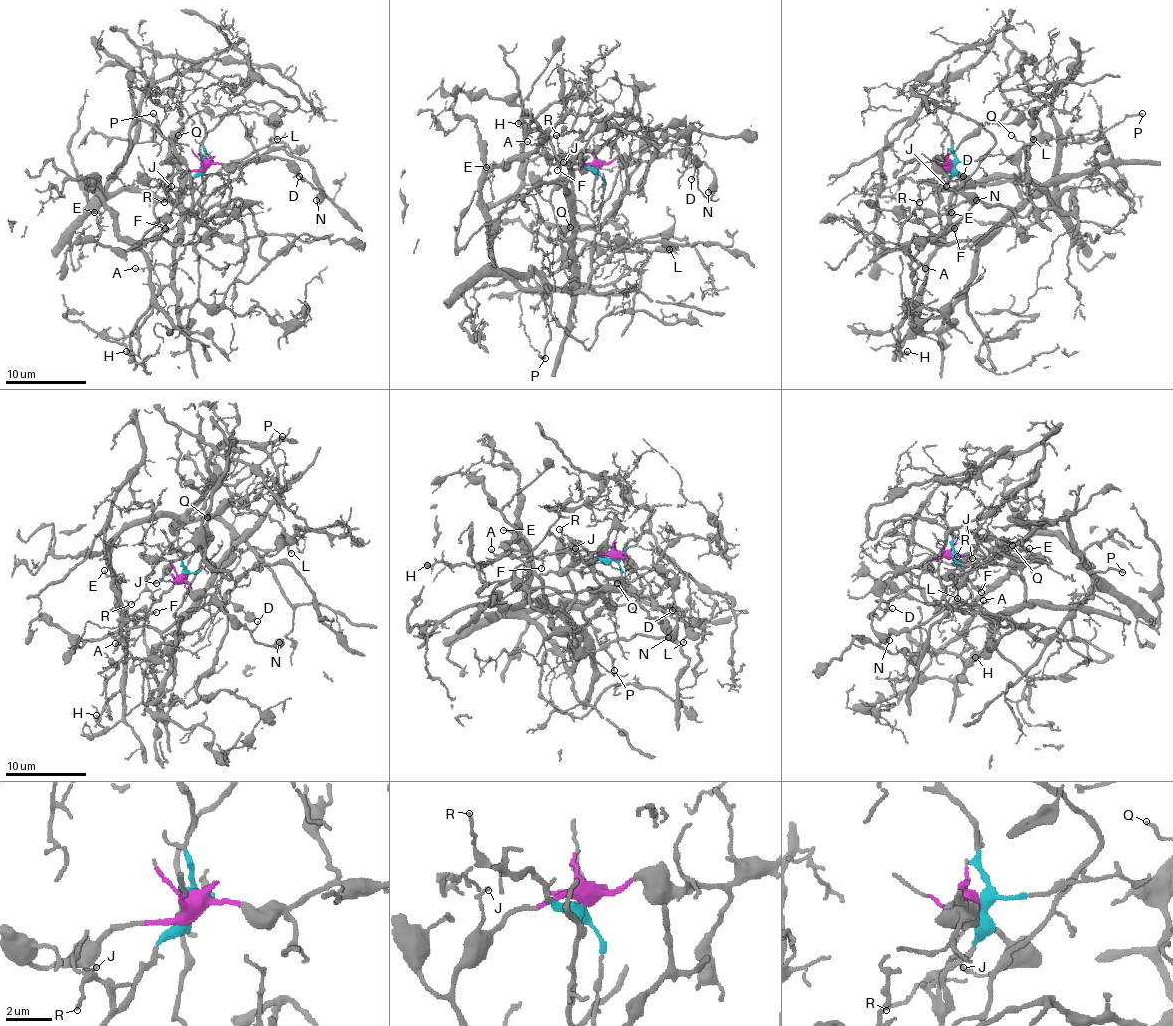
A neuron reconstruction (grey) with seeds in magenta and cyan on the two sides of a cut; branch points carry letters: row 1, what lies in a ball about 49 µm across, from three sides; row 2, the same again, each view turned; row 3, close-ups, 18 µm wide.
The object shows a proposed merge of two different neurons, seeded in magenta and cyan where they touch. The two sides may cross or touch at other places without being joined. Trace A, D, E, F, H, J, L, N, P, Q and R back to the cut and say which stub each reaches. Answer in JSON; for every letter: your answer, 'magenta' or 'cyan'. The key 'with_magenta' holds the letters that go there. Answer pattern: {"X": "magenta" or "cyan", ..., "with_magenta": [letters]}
{"A": "cyan", "D": "magenta", "E": "cyan", "F": "cyan", "H": "cyan", "J": "magenta", "L": "magenta", "N": "magenta", "P": "cyan", "Q": "magenta", "R": "cyan", "with_magenta": ["D", "J", "L", "N", "Q"]}

